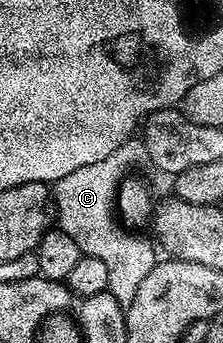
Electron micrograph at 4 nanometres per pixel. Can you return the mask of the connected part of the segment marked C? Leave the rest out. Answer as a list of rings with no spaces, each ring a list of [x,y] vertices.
[[[141,140],[125,141],[108,159],[100,163],[88,163],[88,167],[76,167],[64,179],[53,182],[52,209],[56,214],[57,228],[63,229],[80,247],[83,255],[102,260],[108,267],[108,291],[123,303],[129,303],[136,295],[140,283],[156,263],[156,245],[149,236],[137,237],[137,232],[127,231],[116,216],[118,189],[127,180],[134,164],[150,165],[150,157]]]

